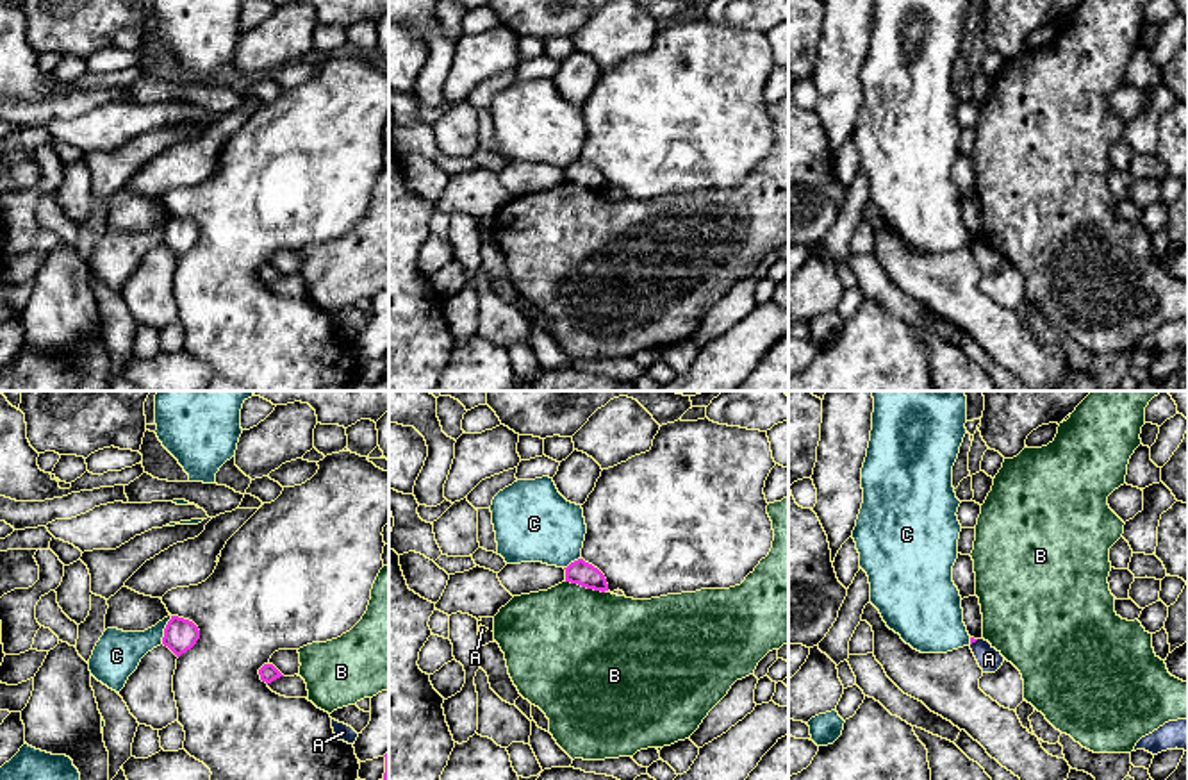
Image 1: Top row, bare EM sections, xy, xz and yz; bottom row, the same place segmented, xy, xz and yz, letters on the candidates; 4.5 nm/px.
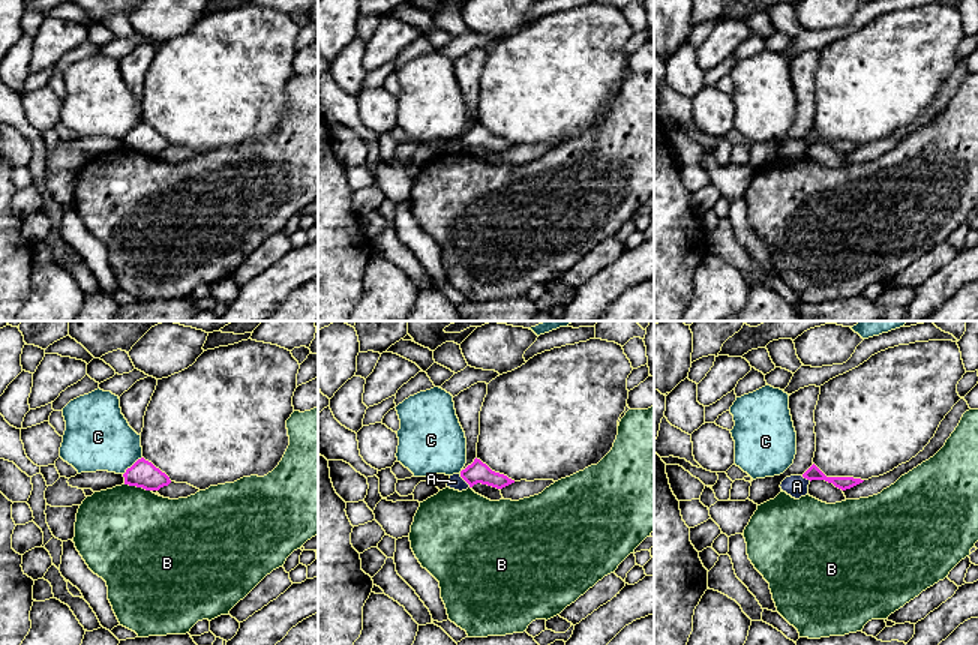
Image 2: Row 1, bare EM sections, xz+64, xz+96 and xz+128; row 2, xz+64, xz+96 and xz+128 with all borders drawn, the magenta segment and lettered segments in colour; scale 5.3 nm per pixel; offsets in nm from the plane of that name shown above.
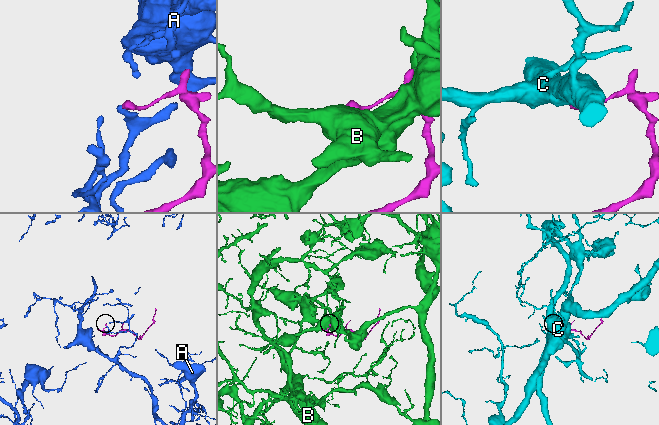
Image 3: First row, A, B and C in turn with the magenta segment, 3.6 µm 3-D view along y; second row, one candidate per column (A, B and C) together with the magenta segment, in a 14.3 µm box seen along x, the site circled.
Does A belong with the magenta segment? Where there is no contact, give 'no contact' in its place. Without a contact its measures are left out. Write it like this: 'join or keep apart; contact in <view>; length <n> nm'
keep apart; contact in yz; length 50 nm

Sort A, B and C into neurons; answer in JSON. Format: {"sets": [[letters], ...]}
{"sets": [["A"], ["B"], ["C"]]}

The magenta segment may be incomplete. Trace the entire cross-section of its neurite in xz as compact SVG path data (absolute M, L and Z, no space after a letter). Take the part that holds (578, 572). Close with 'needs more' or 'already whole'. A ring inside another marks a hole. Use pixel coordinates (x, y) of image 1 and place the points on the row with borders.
M583 559L571 562L564 569L565 569L565 582L578 584L582 587L601 593L608 591L605 575L592 564L585 562Z | already whole

